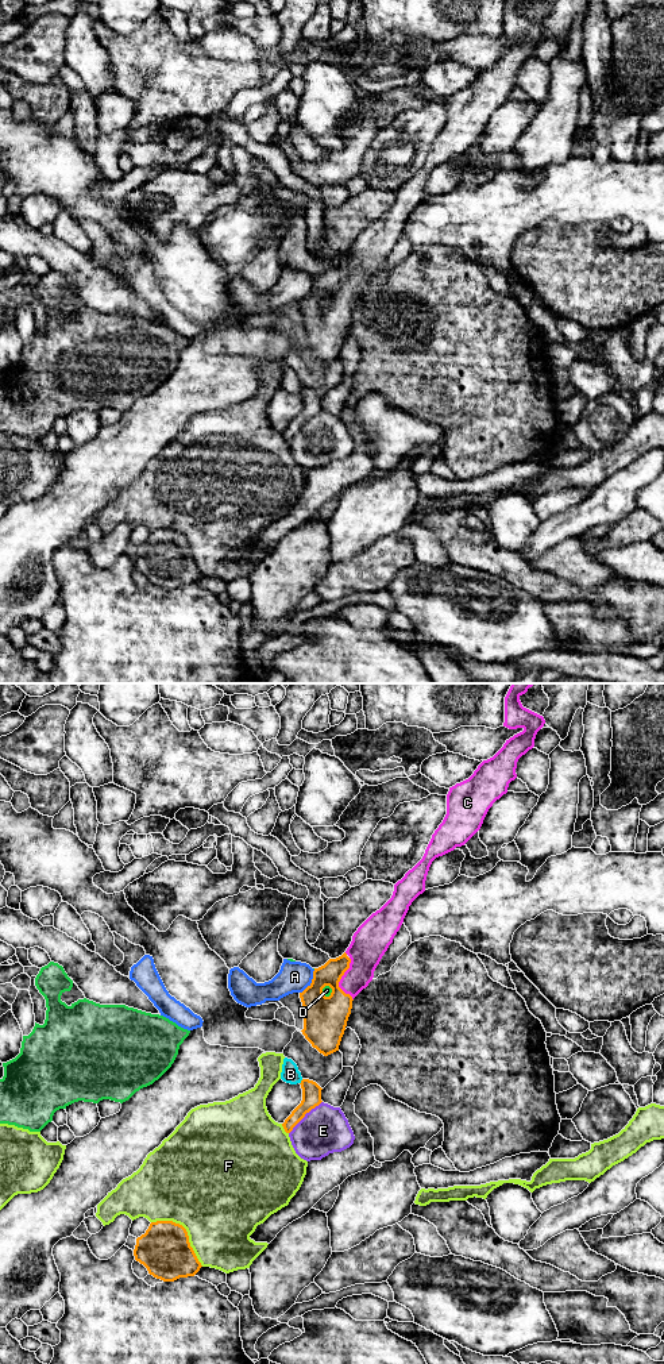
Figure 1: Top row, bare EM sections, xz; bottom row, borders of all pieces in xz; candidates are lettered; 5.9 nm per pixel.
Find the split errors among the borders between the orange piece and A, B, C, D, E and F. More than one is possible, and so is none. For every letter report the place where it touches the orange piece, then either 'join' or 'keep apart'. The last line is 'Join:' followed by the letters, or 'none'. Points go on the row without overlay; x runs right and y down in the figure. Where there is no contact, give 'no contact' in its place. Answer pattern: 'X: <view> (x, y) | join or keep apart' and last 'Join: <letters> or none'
A: xz (312, 291) | keep apart
B: xz (301, 390) | keep apart
C: xz (340, 286) | join
D: xz (321, 299) | keep apart
E: xz (304, 424) | keep apart
F: xz (185, 539) | keep apart
Join: C

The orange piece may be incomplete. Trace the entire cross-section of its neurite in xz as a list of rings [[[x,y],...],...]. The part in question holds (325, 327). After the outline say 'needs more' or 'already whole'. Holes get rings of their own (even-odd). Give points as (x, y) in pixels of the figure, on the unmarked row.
[[[507,0],[503,31],[509,38],[524,39],[506,49],[468,88],[449,96],[447,123],[432,143],[422,167],[394,193],[391,207],[358,236],[347,259],[314,277],[312,292],[300,301],[305,324],[301,340],[324,365],[339,359],[352,309],[372,289],[409,215],[425,200],[432,170],[464,154],[480,138],[489,117],[517,86],[518,68],[534,55],[545,28],[522,15],[520,5],[525,1]]] | needs more

